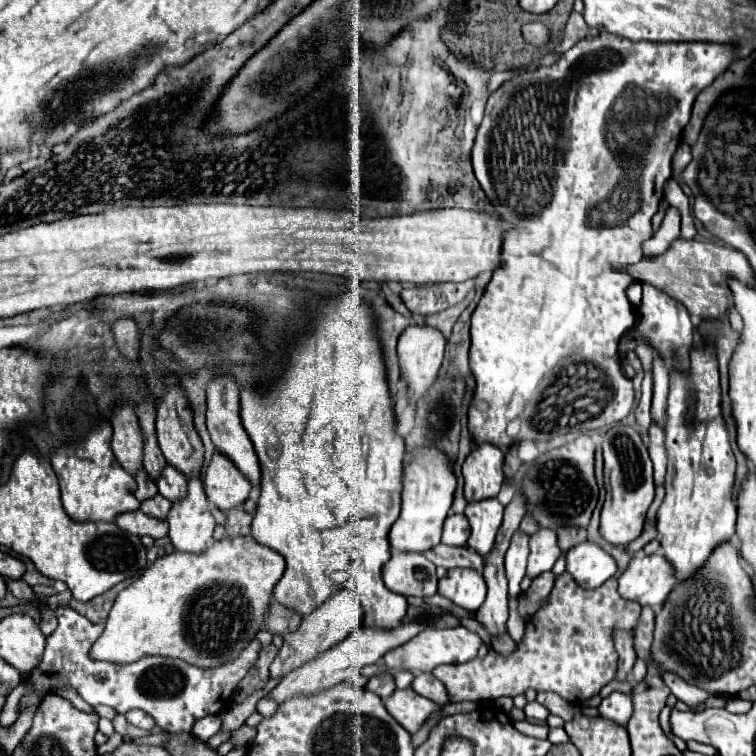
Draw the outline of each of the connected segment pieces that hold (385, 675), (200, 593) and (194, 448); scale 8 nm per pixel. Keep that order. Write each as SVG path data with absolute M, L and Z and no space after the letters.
M382 671L382 673L368 679L366 689L376 693L380 699L388 699L396 691L396 683L394 683L394 677L390 671Z
M236 537L236 539L222 539L222 541L214 541L208 549L206 549L206 553L202 553L202 555L190 555L190 553L178 553L178 551L174 551L174 553L170 553L170 555L166 555L166 557L160 557L160 559L156 559L144 573L142 573L142 577L140 579L136 579L132 585L128 585L126 589L122 589L120 593L118 593L118 597L116 597L116 601L114 601L114 605L112 605L112 611L110 611L110 615L108 615L108 619L106 619L106 627L104 627L104 631L102 631L102 635L100 635L100 639L92 645L92 649L90 649L90 657L94 659L94 661L110 661L110 663L134 663L134 661L138 661L138 659L142 659L142 657L146 657L146 655L158 655L158 657L180 657L182 661L186 661L186 663L194 663L196 667L202 667L202 669L210 669L210 667L220 667L220 665L226 665L230 659L236 659L240 653L242 653L242 649L246 647L246 643L250 643L250 639L256 639L256 633L260 631L260 629L264 629L264 617L266 617L266 613L268 613L268 609L270 609L270 603L272 603L272 595L274 595L274 587L276 587L276 583L282 579L282 575L284 575L284 557L282 555L278 555L276 551L272 551L272 549L268 549L268 547L262 547L262 545L258 545L252 537Z
M168 379L168 389L166 395L158 407L158 415L156 415L156 435L158 435L158 445L168 461L168 465L176 467L178 471L182 471L188 479L192 479L194 475L200 475L202 465L204 465L204 445L194 429L192 423L192 411L188 409L188 403L184 399L182 389L176 385L176 379Z

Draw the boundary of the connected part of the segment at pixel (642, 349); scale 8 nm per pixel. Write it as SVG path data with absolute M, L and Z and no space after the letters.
M638 345L634 351L636 351L638 359L642 361L642 371L644 371L644 373L652 371L652 361L654 361L654 353L652 353L652 349L650 349L648 345Z

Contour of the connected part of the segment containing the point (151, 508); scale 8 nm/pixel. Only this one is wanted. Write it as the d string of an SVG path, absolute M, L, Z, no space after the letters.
M156 495L154 499L148 499L148 501L144 501L142 503L142 507L140 507L140 511L144 513L144 515L148 515L148 517L154 517L154 519L166 519L168 517L168 511L170 511L170 501L168 499L164 499L162 495Z

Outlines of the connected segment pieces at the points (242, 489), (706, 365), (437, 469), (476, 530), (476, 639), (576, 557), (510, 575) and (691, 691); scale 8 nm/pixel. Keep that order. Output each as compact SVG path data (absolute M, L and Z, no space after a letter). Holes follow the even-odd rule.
M218 451L212 457L212 463L206 469L204 477L206 497L220 511L228 513L234 507L240 507L252 489L252 485L240 475L228 457L222 457Z
M704 345L702 349L692 349L690 353L690 371L680 373L676 369L670 371L670 395L668 395L668 421L666 421L666 451L668 451L668 473L666 473L666 497L658 509L658 541L662 545L666 561L674 567L676 581L682 583L692 579L700 567L710 559L716 547L730 541L736 531L736 505L732 501L732 485L736 461L728 443L728 431L720 413L720 381L718 381L718 363L712 345ZM688 393L696 393L696 409L692 417L692 427L686 427L686 397Z
M422 449L414 451L412 461L404 469L404 489L402 489L402 511L390 529L390 547L402 553L426 553L440 543L442 523L450 513L452 495L456 489L456 479L452 467L440 451Z
M484 499L480 503L470 503L464 513L472 529L472 535L468 539L468 549L476 551L482 557L488 555L494 547L498 529L502 525L504 505L500 505L498 499Z
M458 625L452 629L426 629L418 633L414 639L404 643L402 647L396 647L394 651L388 651L384 655L384 665L388 669L406 669L412 673L430 673L434 667L444 663L466 663L478 655L478 649L482 647L482 639L478 633L472 633L470 629Z
M584 541L566 553L566 571L586 589L594 589L616 573L616 561L596 543Z
M518 531L512 537L510 549L506 552L506 577L510 583L510 597L520 597L520 581L526 575L526 559L528 559L528 537Z
M662 671L662 679L664 679L664 683L670 687L670 691L672 691L680 701L684 701L684 703L686 703L686 705L690 705L690 707L702 705L708 697L728 699L728 697L718 695L718 693L708 693L708 691L704 691L704 689L696 687L696 685L690 685L690 683L686 683L682 677L674 675L672 671L670 671L670 673L668 673L668 671Z

